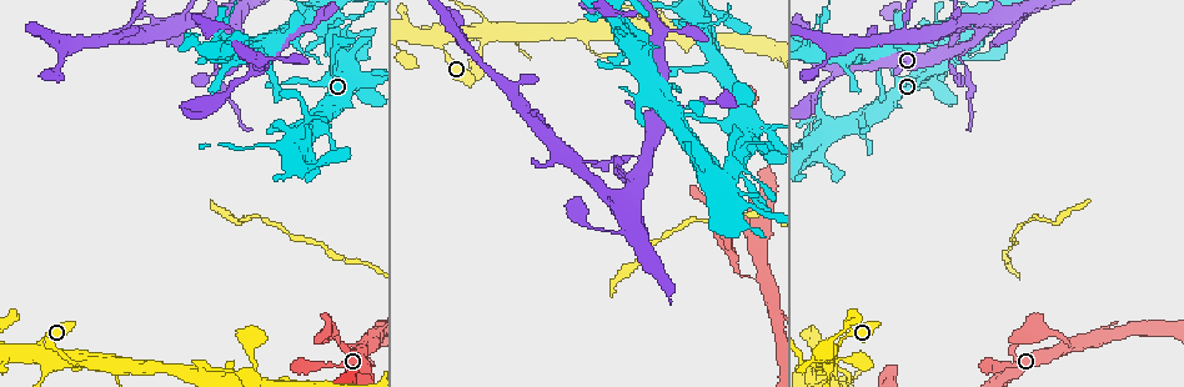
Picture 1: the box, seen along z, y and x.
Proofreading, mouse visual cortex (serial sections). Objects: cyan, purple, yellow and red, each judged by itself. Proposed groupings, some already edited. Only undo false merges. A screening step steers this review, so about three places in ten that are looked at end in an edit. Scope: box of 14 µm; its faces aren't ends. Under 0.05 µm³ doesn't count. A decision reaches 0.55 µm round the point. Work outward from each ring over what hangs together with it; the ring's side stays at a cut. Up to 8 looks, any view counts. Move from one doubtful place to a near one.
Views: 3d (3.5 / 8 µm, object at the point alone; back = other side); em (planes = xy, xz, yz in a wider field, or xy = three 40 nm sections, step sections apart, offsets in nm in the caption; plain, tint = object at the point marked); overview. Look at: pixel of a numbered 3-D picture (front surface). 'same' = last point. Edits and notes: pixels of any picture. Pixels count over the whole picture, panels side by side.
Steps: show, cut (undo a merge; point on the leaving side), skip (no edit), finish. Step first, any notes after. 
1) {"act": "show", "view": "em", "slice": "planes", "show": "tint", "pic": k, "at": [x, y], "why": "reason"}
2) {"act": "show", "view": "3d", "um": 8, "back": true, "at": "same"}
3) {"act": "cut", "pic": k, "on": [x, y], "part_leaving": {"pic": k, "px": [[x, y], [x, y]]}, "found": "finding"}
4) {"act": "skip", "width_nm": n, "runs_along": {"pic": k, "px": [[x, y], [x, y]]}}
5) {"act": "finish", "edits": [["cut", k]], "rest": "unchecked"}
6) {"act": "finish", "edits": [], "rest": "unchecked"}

{"act": "show", "view": "3d", "um": 3.5, "pic": 1, "at": [760, 276], "why": "sharp bend"}

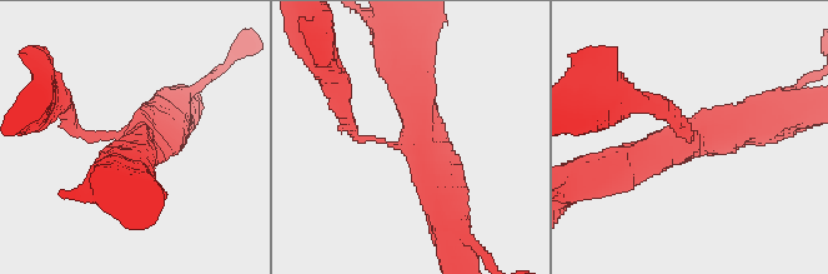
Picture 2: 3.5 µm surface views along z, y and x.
{"act": "show", "view": "em", "slice": "xy", "step": 3, "show": "tint", "pic": 2, "at": [694, 137], "arms": 3, "arm_widths_nm": [100, 450, 500]}

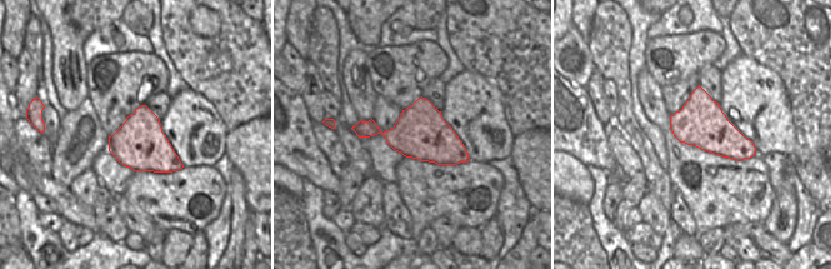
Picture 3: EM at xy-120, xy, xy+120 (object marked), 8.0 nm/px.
{"act": "show", "view": "em", "slice": "planes", "show": "tint", "at": "same"}

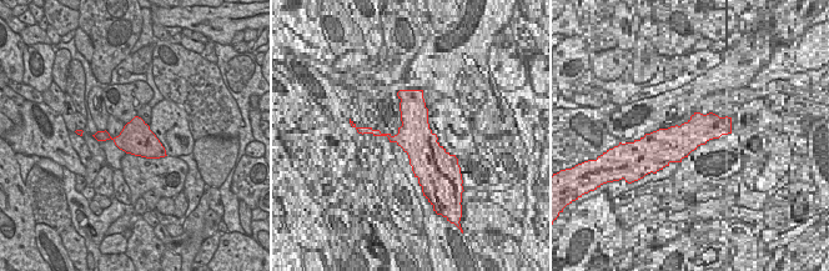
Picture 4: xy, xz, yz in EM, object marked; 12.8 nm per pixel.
{"act": "skip", "runs_along": {"pic": 2, "px": [[620, 165], [761, 120]]}, "found": "one cell here"}

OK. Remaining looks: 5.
{"act": "show", "view": "3d", "um": 3.5, "pic": 1, "at": [439, 37], "why": "abrupt turn"}

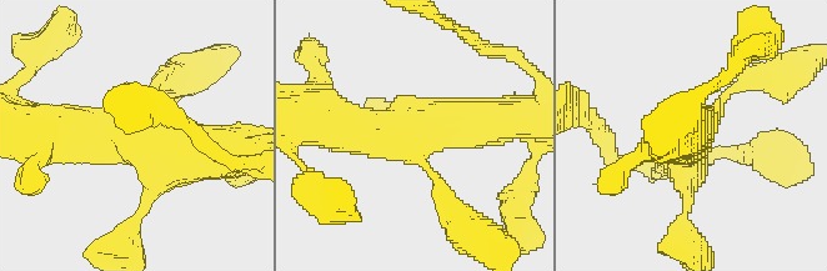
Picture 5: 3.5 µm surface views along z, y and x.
{"act": "show", "view": "em", "slice": "xy", "step": 2, "show": "tint", "pic": 5, "at": [414, 136], "arms": 4, "arm_widths_nm": [150, 300, 600, 600], "why": "now the EM"}

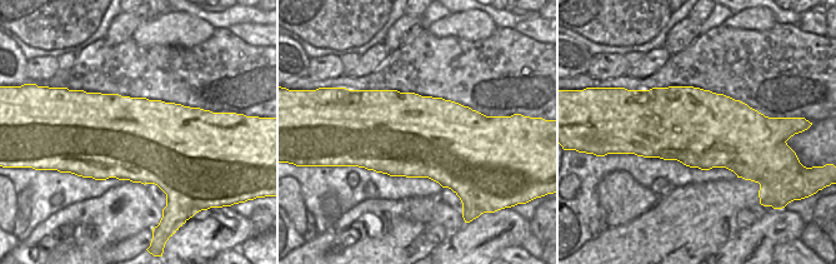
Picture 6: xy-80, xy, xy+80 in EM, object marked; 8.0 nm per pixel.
{"act": "skip", "runs_along": {"pic": 5, "px": [[755, 80], [728, 91], [681, 156]]}, "found": "all the same cell"}

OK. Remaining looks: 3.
{"act": "show", "view": "3d", "um": 3.5, "pic": 1, "at": [834, 66], "why": "sudden change in width"}

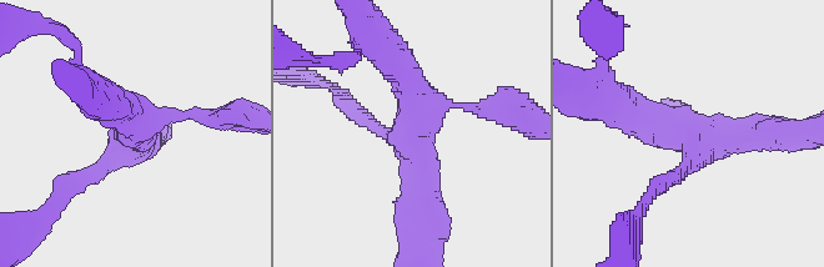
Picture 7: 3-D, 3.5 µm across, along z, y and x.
{"act": "show", "view": "em", "slice": "planes", "show": "tint", "pic": 7, "at": [695, 132], "arms": 4, "arm_widths_nm": [150, 200, 400, 400], "why": "now the EM"}

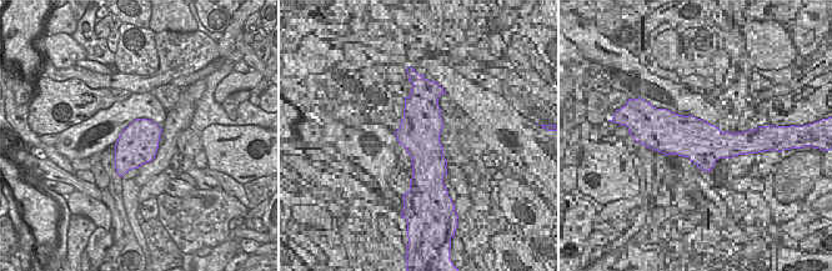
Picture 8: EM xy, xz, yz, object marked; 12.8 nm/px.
{"act": "skip", "runs_along": {"pic": 7, "px": [[426, 218], [415, 94], [398, 69]]}, "found": "all the same cell"}

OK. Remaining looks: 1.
{"act": "finish", "edits": [], "rest": "unchecked"}

